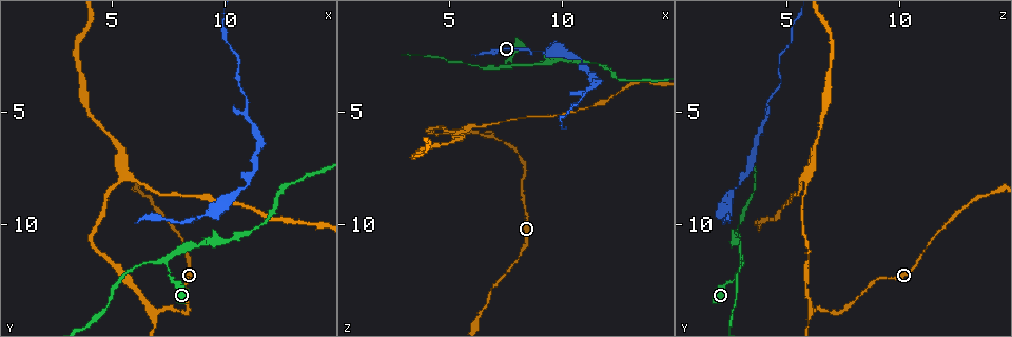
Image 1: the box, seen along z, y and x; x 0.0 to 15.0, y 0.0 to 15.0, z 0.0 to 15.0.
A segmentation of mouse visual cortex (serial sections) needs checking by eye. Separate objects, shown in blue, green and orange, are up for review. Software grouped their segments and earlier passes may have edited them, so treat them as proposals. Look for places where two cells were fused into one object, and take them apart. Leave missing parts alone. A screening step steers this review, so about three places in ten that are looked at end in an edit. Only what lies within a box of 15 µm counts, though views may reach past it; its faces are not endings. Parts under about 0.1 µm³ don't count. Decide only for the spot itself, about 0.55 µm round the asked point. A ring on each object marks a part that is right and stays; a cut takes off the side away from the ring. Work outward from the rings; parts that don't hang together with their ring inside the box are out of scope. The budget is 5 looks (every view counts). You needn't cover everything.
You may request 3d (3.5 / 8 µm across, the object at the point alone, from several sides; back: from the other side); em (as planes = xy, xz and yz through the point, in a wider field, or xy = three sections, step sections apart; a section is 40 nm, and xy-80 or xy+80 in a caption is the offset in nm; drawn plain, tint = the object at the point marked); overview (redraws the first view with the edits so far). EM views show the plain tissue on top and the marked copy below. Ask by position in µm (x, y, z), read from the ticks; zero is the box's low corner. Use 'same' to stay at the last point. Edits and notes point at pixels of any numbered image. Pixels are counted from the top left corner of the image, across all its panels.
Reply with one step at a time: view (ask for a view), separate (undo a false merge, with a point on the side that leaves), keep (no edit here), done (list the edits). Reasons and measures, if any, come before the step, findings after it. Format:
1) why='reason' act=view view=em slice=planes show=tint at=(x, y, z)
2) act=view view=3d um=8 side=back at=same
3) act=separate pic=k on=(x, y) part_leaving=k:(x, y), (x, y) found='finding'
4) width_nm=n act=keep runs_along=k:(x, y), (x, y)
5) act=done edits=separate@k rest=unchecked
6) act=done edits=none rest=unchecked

why='three arms meet' act=view view=3d um=3.5 at=(7.1, 13.9, 6.1)

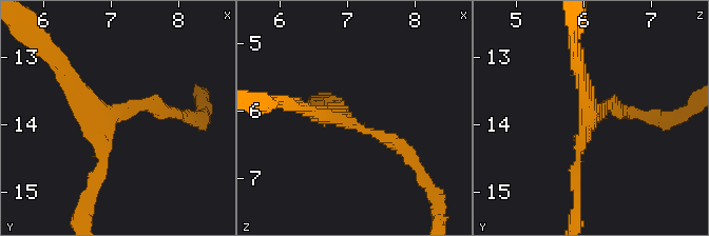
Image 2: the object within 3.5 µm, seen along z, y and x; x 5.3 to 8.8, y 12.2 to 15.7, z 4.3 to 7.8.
arms=3 arm_widths_nm=150,200,200 act=view view=em slice=planes show=tint at=(7.05, 13.80, 6.15)

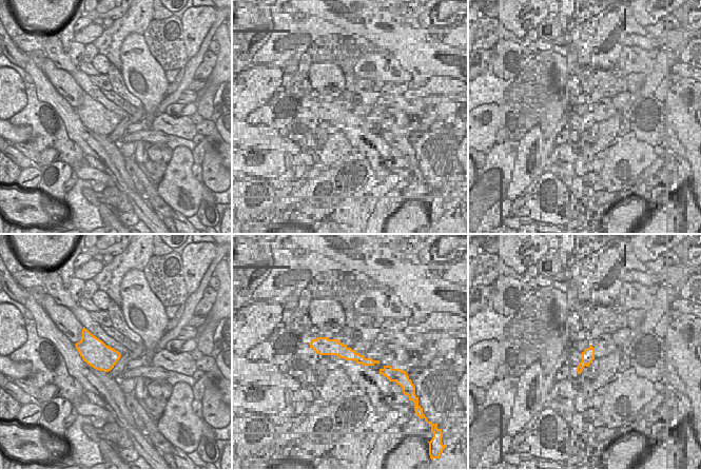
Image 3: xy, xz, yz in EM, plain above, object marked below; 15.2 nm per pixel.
act=keep runs_along=2:(407, 153), (382, 136), (301, 106) found='one cell here'

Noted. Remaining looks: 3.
why='branch point' act=view view=3d um=3.5 at=(7.3, 11.7, 3.0)

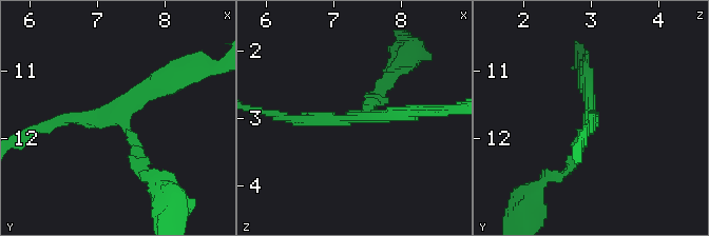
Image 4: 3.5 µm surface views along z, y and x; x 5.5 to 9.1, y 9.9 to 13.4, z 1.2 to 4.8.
arms=3 arm_widths_nm=150,200,250 act=view view=em slice=xy step=3 show=tint at=(7.35, 11.75, 2.95)

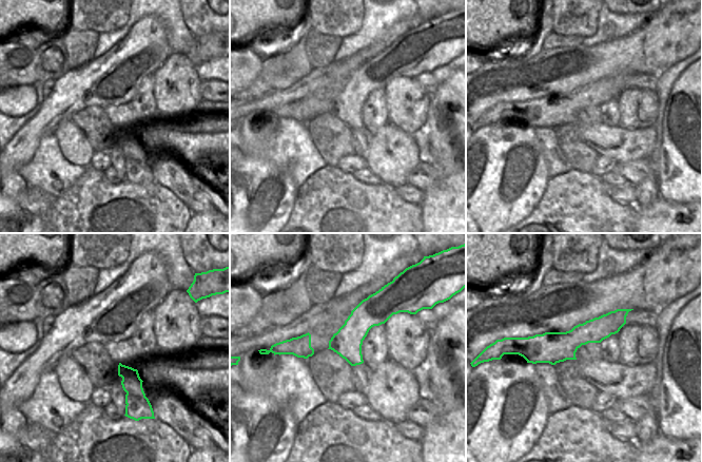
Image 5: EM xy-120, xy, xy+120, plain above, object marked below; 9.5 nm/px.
act=keep runs_along=5:(623, 315), (530, 358) found='continuous, no second cell'

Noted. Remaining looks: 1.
act=done edits=none rest=unchecked

